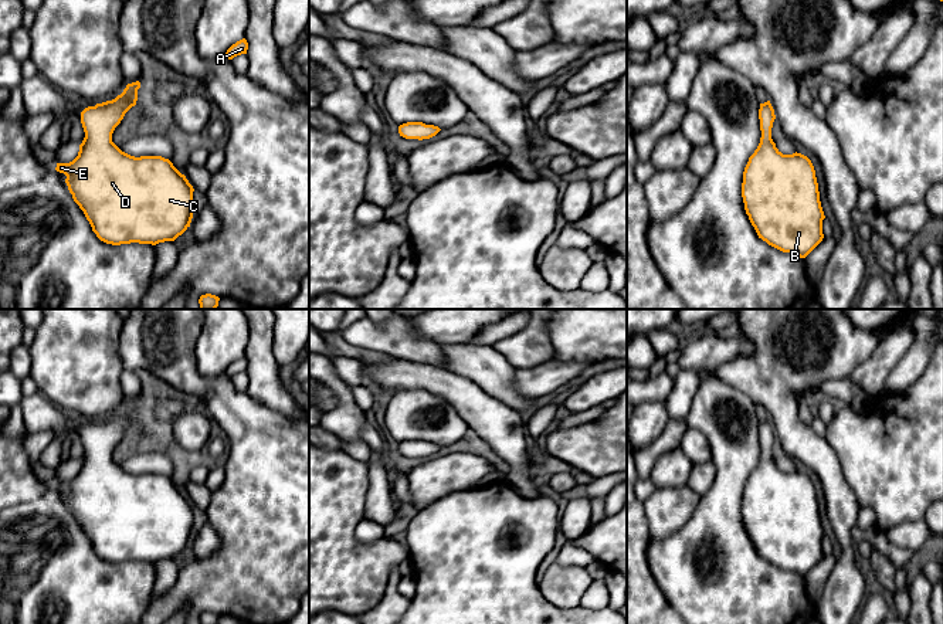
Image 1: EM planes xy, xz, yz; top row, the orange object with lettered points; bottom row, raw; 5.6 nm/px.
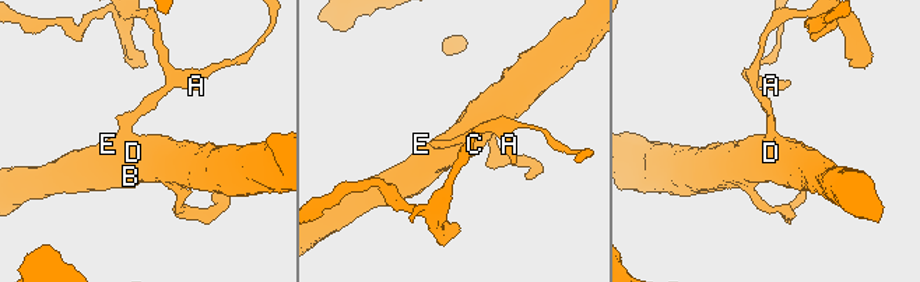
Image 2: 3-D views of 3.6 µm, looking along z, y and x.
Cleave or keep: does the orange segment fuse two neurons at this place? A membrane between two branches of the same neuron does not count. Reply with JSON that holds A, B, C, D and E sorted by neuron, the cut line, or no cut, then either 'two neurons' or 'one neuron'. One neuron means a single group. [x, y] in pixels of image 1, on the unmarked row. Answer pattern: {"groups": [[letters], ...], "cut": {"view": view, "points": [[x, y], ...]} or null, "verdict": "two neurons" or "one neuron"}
{"groups": [["A"], ["B", "C", "D", "E"]], "cut": {"view": "xy", "points": [[104, 420], [108, 426], [108, 454], [111, 457]]}, "verdict": "two neurons"}

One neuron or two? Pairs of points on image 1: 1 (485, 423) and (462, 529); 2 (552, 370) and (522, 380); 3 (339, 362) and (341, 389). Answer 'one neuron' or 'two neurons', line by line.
1: two neurons
2: one neuron
3: two neurons

